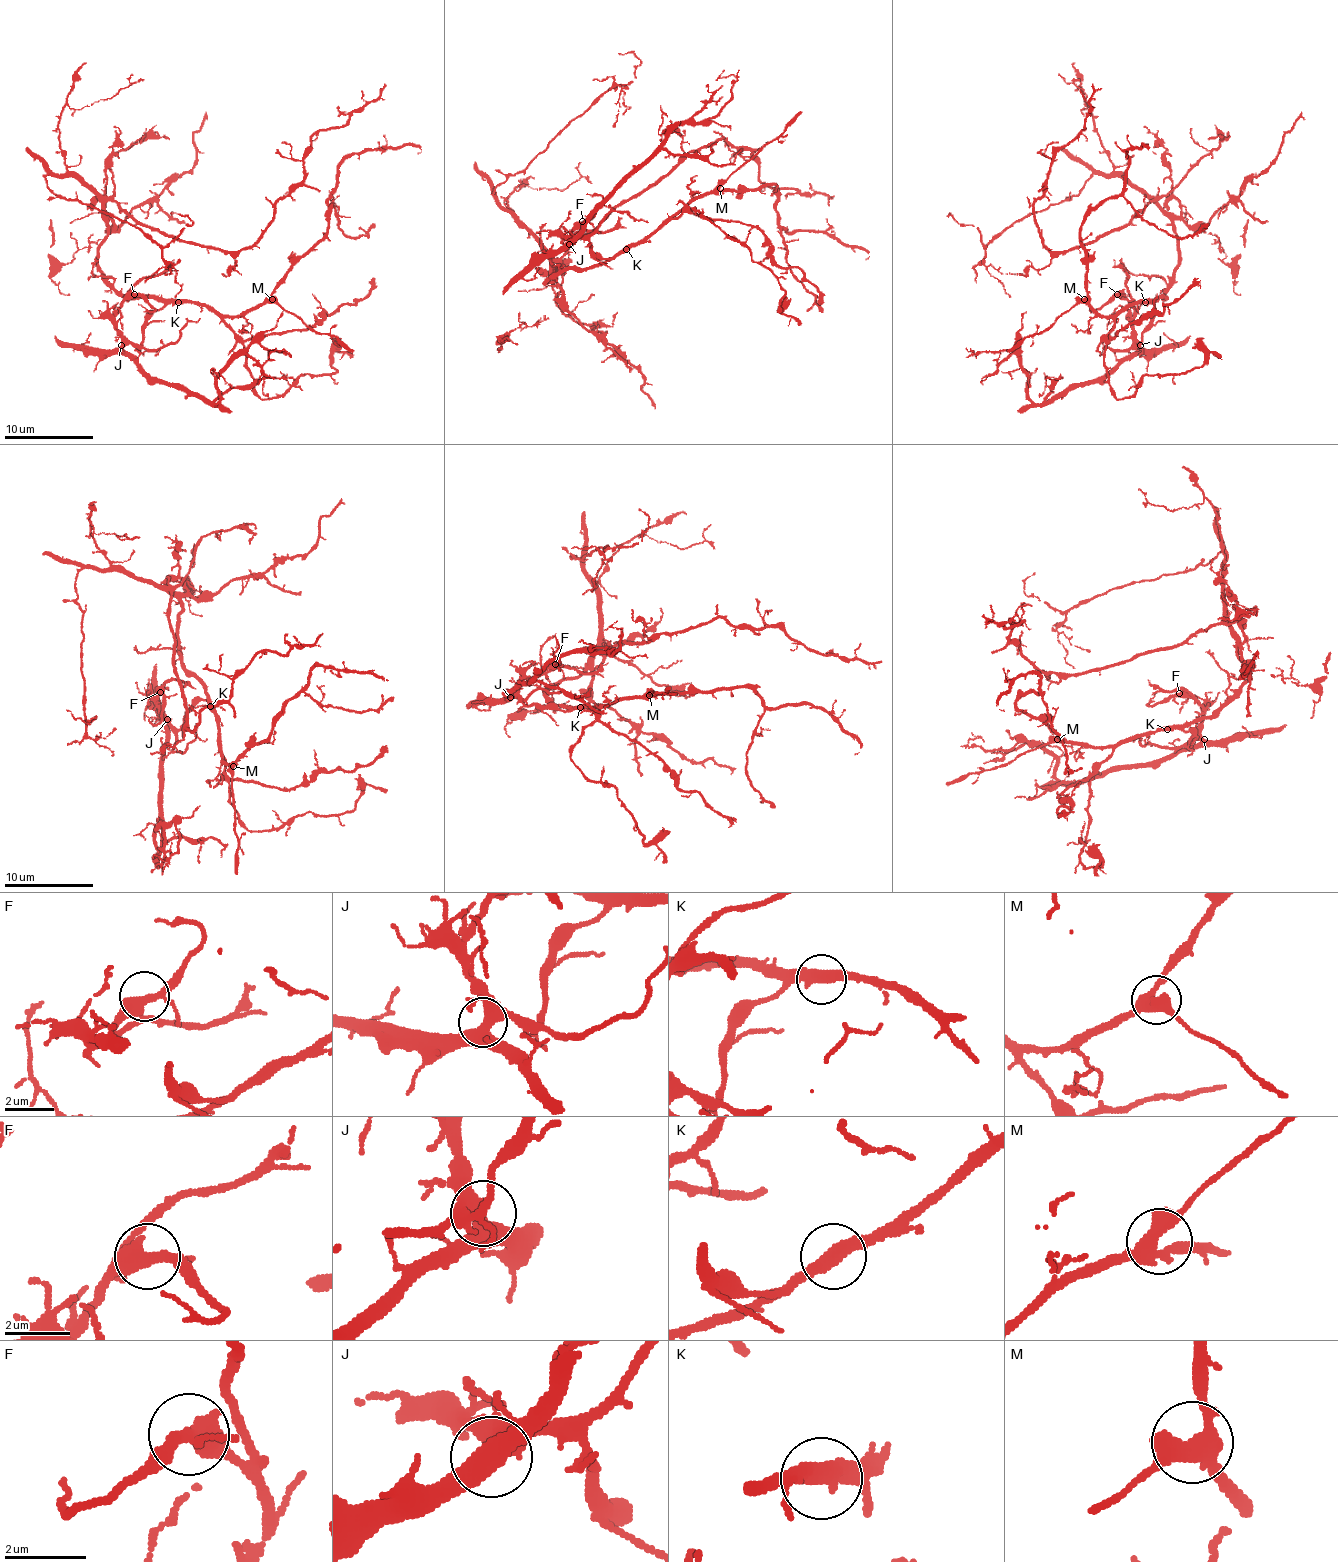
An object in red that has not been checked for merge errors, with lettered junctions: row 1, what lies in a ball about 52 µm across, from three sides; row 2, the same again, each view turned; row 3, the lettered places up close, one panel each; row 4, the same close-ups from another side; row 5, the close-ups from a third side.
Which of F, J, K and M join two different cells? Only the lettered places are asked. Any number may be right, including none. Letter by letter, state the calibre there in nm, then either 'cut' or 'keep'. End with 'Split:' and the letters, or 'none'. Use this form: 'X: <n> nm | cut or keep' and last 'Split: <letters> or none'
F: 360 nm | keep
J: 440 nm | keep
K: 420 nm | cut
M: 440 nm | keep
Split: K

